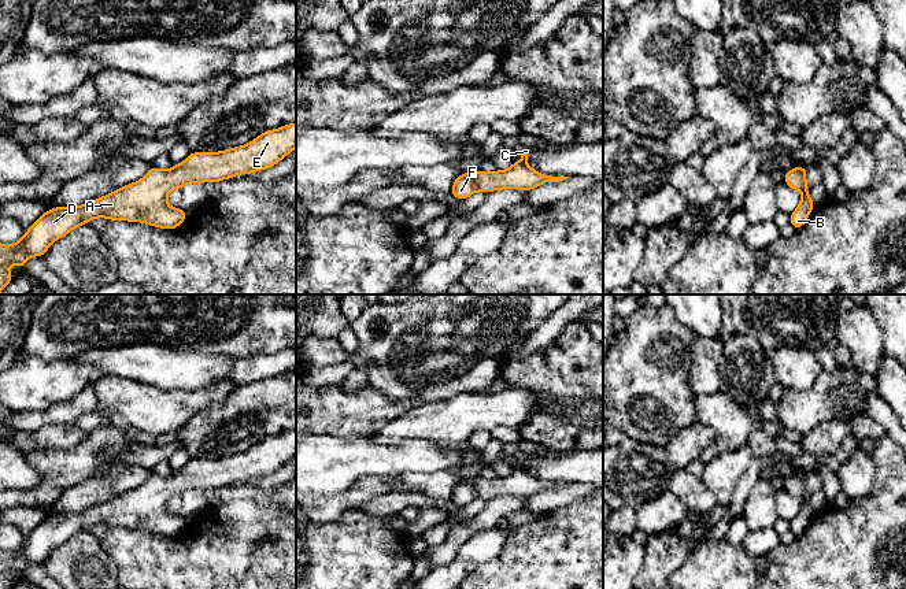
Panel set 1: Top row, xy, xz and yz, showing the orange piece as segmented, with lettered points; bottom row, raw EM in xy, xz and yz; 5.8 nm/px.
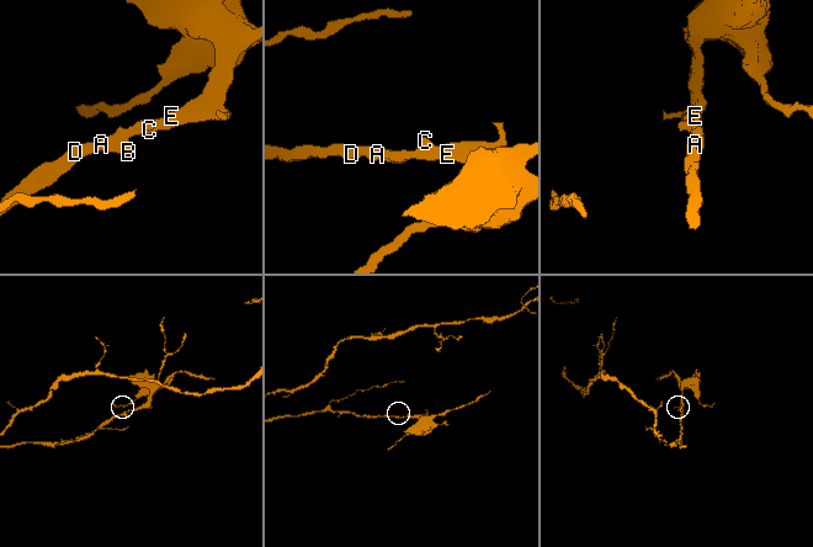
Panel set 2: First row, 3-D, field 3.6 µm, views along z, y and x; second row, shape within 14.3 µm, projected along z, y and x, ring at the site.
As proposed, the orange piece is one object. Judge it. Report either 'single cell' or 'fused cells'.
single cell

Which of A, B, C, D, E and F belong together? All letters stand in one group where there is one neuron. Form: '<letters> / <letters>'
A B C D E F

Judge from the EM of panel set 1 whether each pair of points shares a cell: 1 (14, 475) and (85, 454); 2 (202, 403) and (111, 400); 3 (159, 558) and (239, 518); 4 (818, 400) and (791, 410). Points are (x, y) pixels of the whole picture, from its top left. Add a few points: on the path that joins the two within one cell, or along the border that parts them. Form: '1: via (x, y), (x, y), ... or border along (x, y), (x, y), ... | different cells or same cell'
1: border along (25, 455), (41, 480), (36, 485), (14, 489) | different cells
2: via (180, 403), (137, 403), (133, 400) | same cell
3: via (182, 558), (214, 558), (230, 541) | same cell
4: via (812, 407), (798, 410) | same cell

